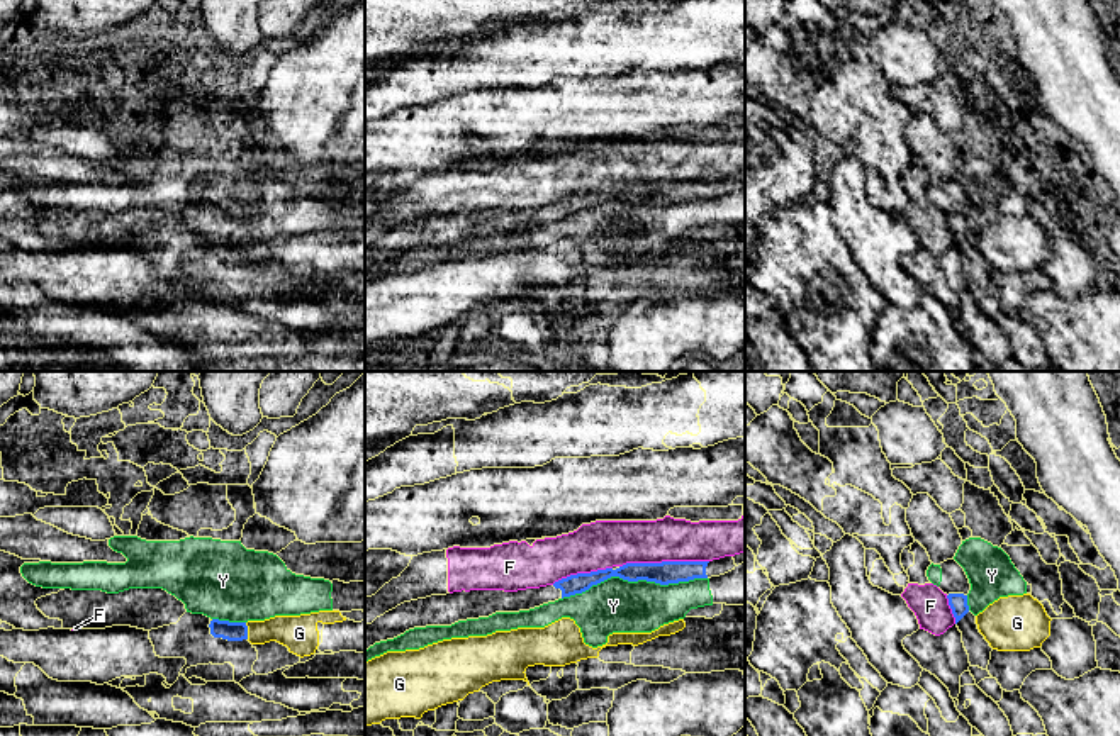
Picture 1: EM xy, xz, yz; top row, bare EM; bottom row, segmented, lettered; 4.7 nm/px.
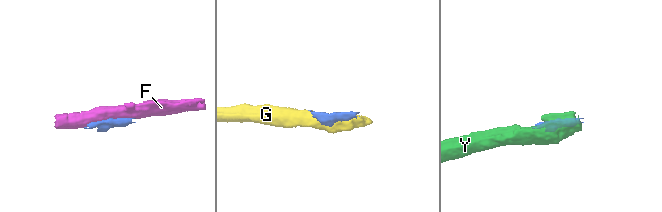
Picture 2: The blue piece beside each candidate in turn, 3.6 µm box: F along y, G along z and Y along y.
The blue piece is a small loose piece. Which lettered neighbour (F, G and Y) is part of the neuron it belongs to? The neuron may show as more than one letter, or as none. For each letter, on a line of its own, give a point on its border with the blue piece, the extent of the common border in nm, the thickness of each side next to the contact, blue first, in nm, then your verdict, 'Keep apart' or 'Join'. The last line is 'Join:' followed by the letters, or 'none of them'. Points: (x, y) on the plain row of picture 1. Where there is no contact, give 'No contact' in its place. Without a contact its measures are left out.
F: Touches blue at xz (664, 182). Shared border 420 nm. Thickness 110 nm (blue) against 220 nm. Keep apart
G: Touches blue at xy (246, 251). Shared border 80 nm. Thickness 100 nm (blue) against 180 nm. Keep apart
Y: Touches blue at xz (633, 200). Shared border 700 nm. Thickness 110 nm (blue) against 260 nm. Keep apart
Join: none of them

